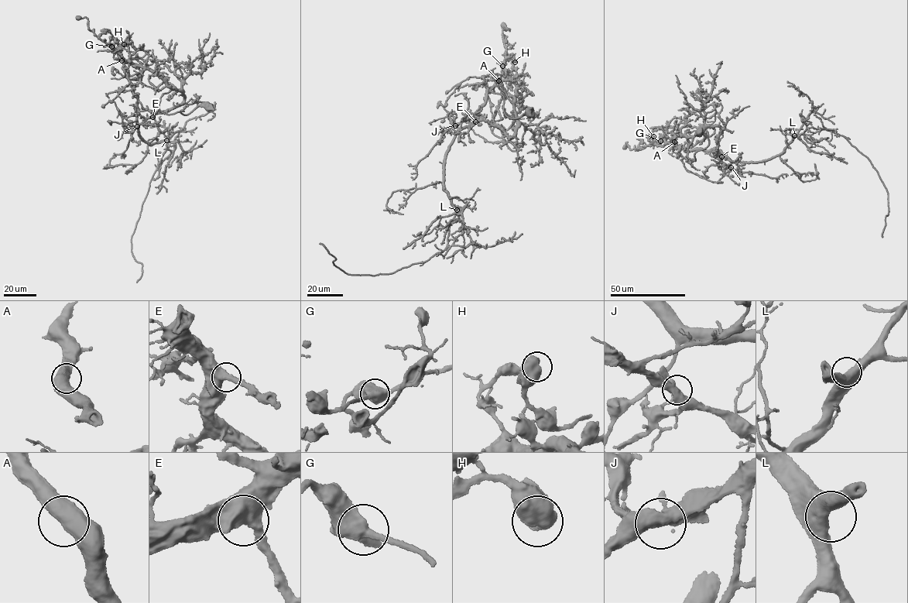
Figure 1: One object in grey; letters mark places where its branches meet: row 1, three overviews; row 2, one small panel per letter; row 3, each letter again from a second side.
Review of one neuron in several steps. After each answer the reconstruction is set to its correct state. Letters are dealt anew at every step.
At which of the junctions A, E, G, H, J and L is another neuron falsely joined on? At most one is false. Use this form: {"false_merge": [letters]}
{"false_merge": ["G"]}

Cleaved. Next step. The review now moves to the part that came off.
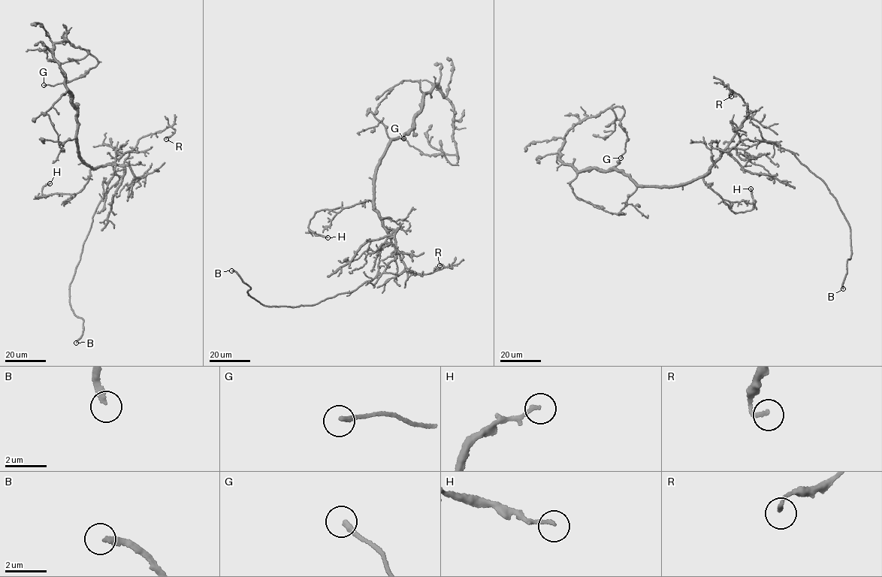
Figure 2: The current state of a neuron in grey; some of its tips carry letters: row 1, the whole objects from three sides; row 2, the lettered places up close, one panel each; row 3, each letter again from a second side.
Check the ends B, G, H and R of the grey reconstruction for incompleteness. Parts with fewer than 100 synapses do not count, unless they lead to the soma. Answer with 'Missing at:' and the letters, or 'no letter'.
Missing at: B

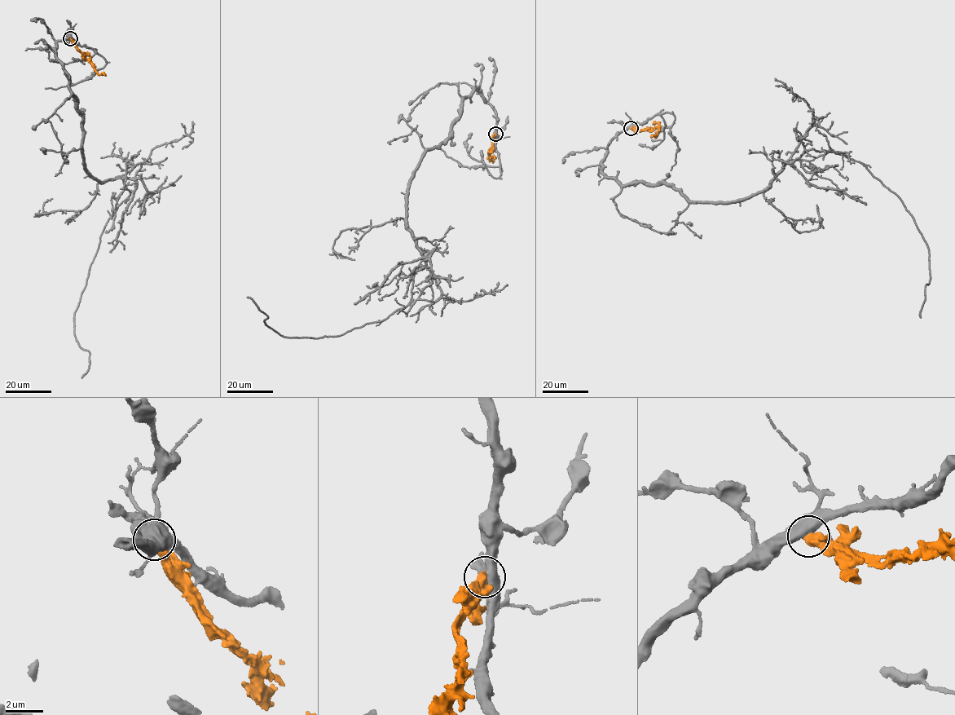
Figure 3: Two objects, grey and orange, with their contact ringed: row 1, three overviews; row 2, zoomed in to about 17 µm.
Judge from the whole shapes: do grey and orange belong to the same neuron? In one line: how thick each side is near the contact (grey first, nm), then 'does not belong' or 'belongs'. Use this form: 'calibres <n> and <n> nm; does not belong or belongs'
calibres 750 and 480 nm; does not belong

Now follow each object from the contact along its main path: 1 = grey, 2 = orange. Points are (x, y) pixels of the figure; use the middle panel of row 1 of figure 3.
1: (495, 133), (476, 87), (422, 158), (406, 306), (290, 337), (247, 297)
2: (495, 134), (490, 157), (487, 154), (494, 147)

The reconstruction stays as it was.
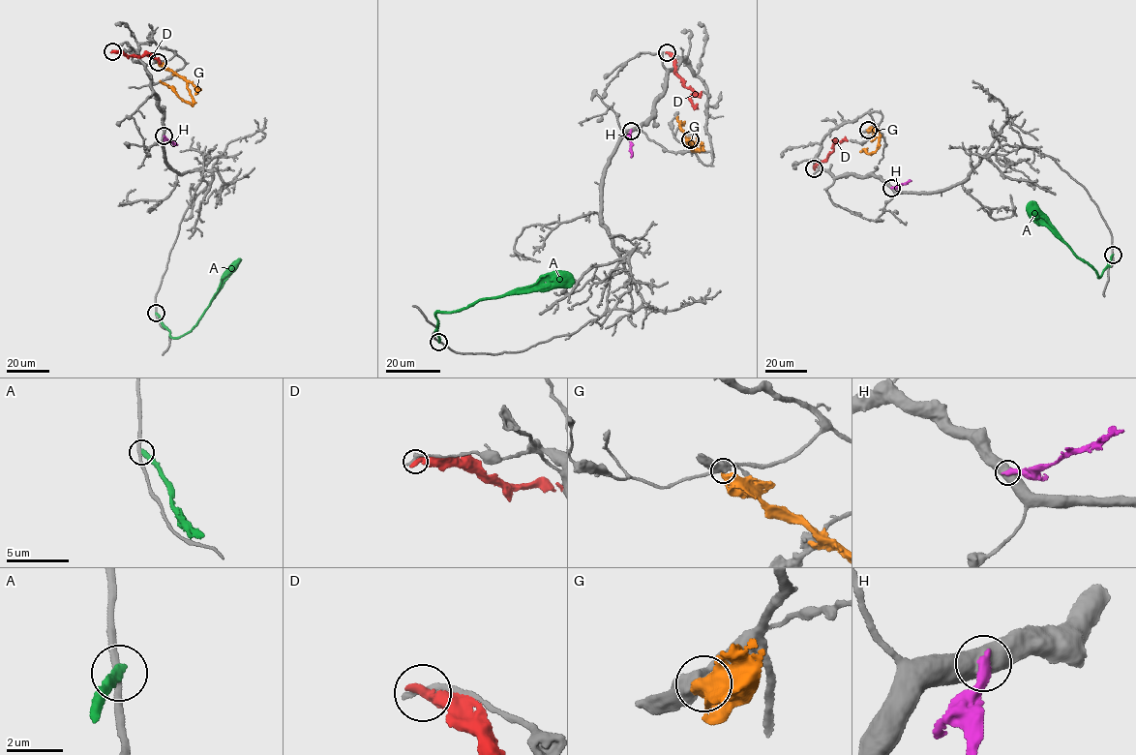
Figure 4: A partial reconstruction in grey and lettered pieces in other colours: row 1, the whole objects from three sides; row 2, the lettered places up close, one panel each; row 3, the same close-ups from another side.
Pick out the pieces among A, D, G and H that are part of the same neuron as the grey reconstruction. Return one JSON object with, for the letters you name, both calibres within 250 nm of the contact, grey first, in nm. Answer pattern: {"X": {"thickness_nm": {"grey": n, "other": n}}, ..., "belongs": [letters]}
{"belongs": []}

